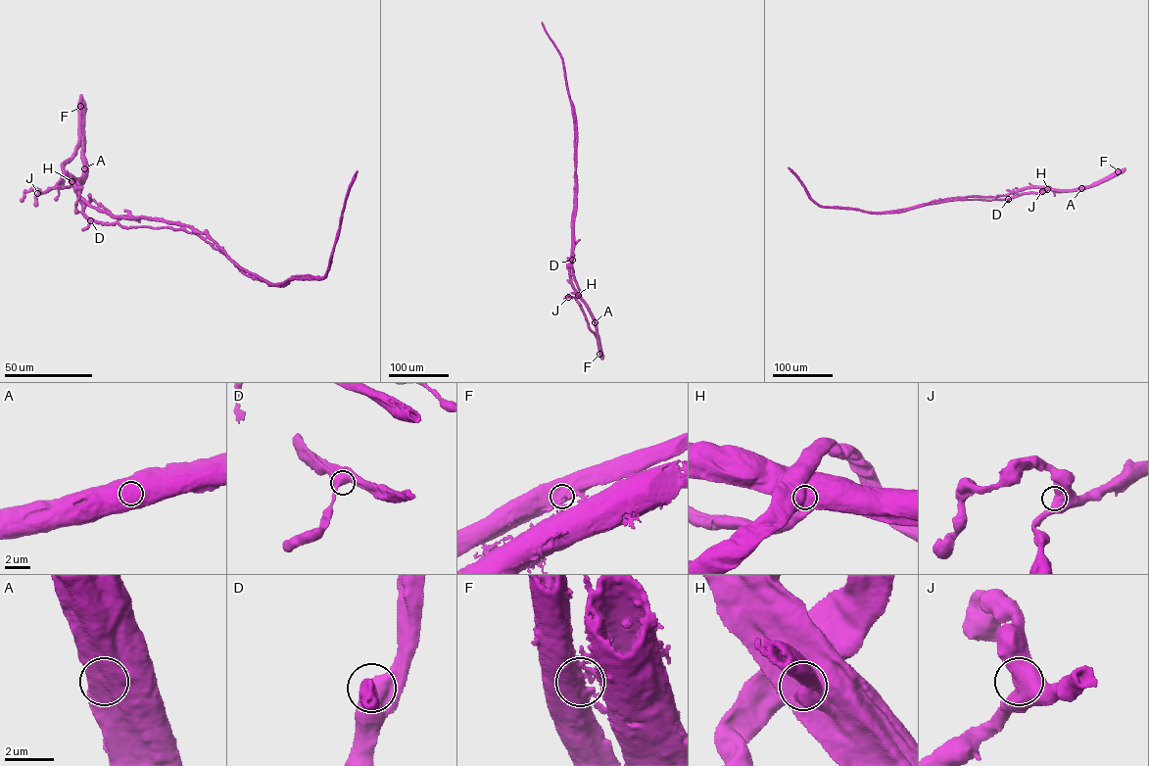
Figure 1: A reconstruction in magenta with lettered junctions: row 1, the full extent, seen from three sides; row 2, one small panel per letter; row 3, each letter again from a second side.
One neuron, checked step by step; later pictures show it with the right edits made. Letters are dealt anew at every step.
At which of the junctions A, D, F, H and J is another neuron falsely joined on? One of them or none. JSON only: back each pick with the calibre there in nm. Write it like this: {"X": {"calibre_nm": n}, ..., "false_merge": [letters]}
{"F": {"calibre_nm": 650}, "false_merge": ["F"]}

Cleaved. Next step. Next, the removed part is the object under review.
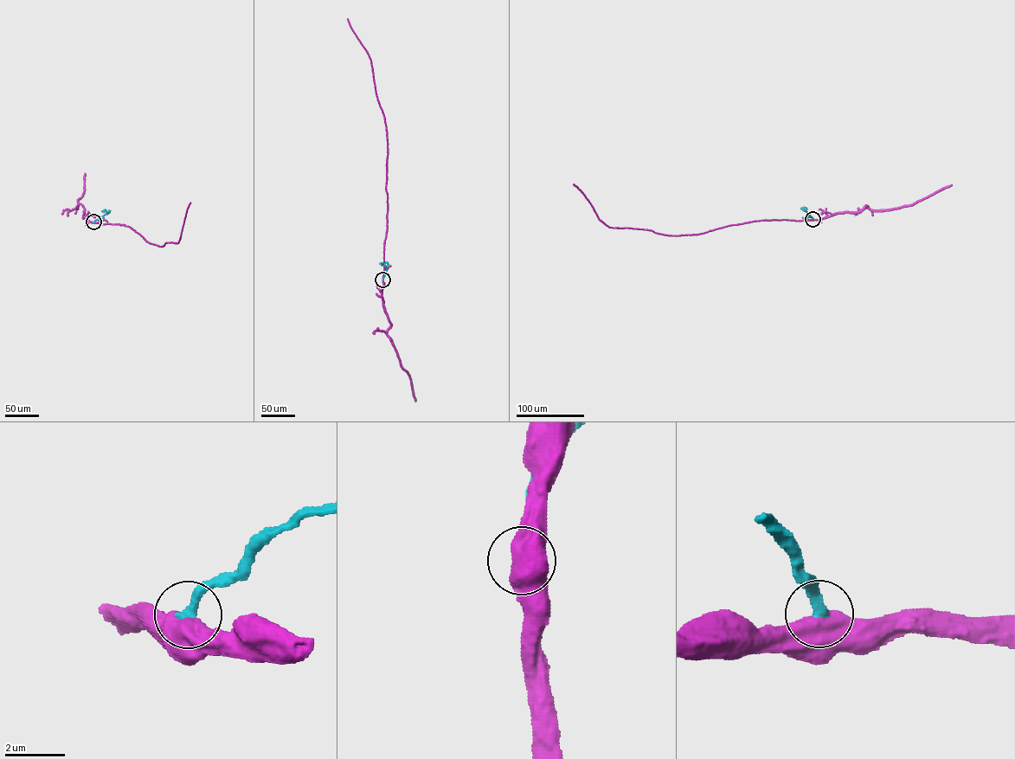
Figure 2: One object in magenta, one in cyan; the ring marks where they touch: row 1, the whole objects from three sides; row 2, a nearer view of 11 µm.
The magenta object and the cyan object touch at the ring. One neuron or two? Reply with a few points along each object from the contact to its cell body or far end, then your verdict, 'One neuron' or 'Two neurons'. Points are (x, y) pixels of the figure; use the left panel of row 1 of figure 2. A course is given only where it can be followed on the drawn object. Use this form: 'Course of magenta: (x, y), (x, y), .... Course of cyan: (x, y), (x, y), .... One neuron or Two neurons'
Course of magenta: (93, 221), (130, 227), (148, 242), (163, 247), (167, 242), (178, 242), (190, 202). Course of cyan: (93, 221), (108, 213), (105, 210). Two neurons

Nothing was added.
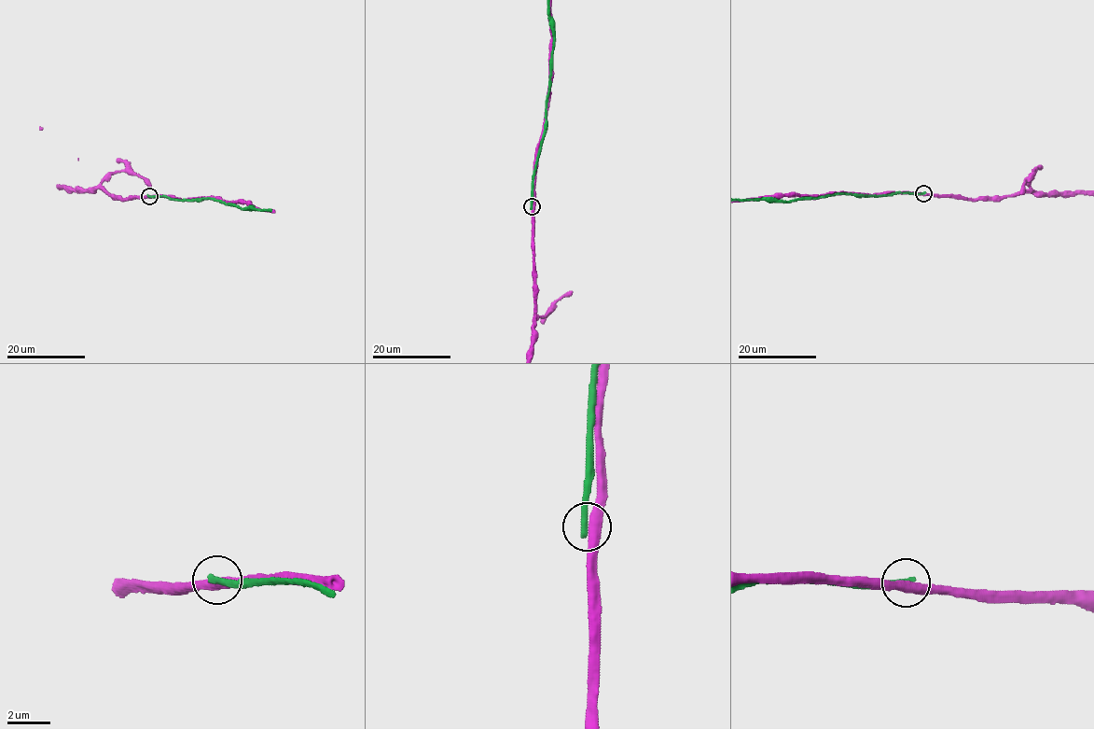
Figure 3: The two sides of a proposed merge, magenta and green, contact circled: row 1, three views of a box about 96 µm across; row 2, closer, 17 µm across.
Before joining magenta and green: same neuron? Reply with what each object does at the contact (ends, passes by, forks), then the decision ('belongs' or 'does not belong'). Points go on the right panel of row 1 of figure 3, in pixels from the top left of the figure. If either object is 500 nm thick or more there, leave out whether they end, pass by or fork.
magenta passes by; green ends; does not belong

